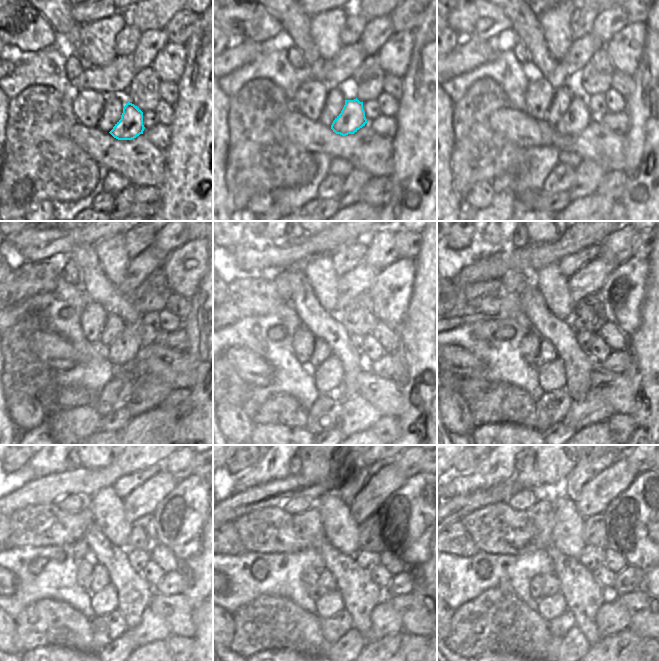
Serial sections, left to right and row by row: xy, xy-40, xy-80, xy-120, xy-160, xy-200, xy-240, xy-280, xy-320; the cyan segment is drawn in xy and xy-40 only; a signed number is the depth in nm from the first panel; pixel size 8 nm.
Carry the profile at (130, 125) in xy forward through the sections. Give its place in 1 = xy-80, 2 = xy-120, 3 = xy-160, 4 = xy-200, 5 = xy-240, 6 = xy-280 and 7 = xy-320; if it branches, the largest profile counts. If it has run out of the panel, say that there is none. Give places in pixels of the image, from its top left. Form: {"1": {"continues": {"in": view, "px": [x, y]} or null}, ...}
{"1": {"continues": {"in": "xy-80", "px": [576, 118]}}, "2": {"continues": {"in": "xy-120", "px": [112, 363]}}, "3": {"continues": {"in": "xy-160", "px": [328, 376]}}, "4": {"continues": {"in": "xy-200", "px": [552, 376]}}, "5": {"continues": {"in": "xy-240", "px": [104, 601]}}, "6": {"continues": {"in": "xy-280", "px": [326, 606]}}, "7": {"continues": {"in": "xy-320", "px": [549, 607]}}}

